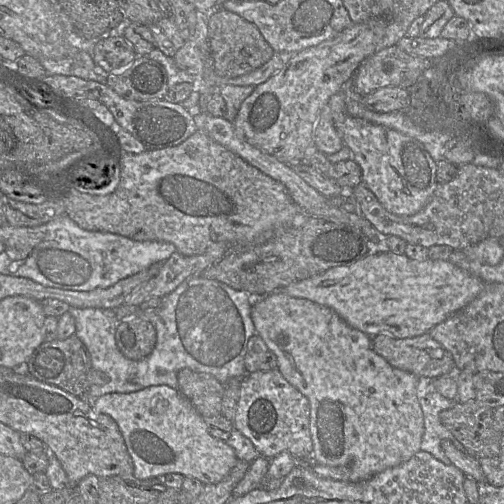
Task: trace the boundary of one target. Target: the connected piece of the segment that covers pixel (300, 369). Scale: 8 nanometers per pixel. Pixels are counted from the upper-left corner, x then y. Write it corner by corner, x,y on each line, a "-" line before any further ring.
274,291
260,298
253,298
250,314
256,334
264,340
267,347
276,355
277,368
281,374
290,384
304,394
310,402
310,432
313,442
311,463
319,463
328,466
348,466
350,469
349,481
356,483
368,480
385,469
398,466
408,461
421,450
421,442
425,428
424,415
419,403
419,398
423,380
413,373
393,367
382,356
378,355
373,350
371,336
350,326
332,309
304,298
289,296
281,291

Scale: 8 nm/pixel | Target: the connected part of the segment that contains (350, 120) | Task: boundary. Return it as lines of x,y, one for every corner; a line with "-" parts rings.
345,97
345,112
334,114
333,119
334,119
335,128
338,131
339,136
341,137
341,139
343,141
343,144
345,146
347,146
352,151
353,160
361,168
362,183
376,196
377,200
388,212
396,214
396,215
409,216
409,215
416,214
427,204
427,202
430,200
430,198
432,197
432,195
437,187
436,162
432,159
429,152
426,150
426,148
424,147
424,145
421,142
419,142
418,140
416,140
413,137
402,134
397,130
390,129
390,128
387,128
382,125
367,122
361,118
350,116
349,114
347,114
347,111
346,111
346,97

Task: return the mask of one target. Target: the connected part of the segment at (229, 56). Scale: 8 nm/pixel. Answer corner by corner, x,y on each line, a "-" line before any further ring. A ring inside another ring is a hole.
214,9
208,14
208,42
217,75
238,77
268,62
274,50
259,29
242,16
226,9

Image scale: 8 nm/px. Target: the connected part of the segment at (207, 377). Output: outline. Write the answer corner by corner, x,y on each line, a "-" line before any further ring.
184,368
179,371
178,390
188,398
202,417
221,414
225,386
210,374

